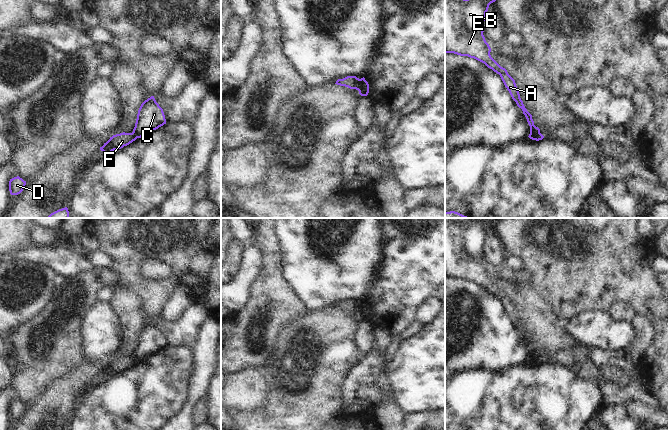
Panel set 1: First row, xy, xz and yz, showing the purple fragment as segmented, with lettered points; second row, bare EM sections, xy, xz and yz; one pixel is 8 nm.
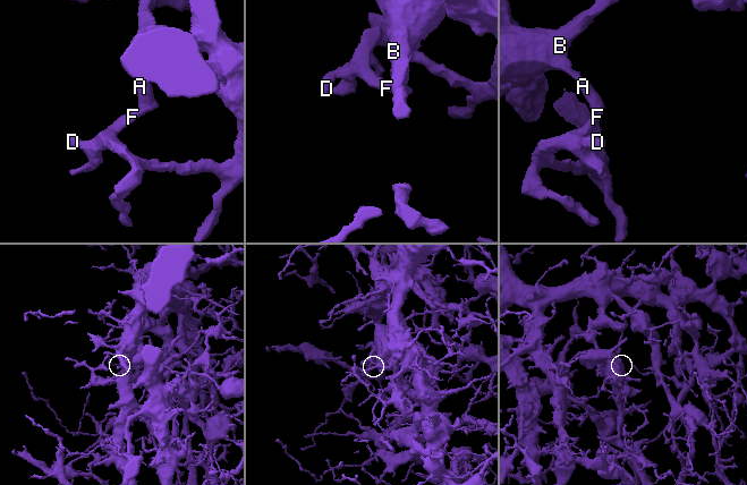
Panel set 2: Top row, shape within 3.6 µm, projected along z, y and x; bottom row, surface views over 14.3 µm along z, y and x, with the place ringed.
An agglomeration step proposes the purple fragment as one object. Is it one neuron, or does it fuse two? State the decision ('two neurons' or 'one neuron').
two neurons

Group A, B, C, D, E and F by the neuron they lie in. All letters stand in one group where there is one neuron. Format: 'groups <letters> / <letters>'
groups A B C E / D F

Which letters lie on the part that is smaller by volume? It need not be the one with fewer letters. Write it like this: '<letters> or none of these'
A, B, C, E

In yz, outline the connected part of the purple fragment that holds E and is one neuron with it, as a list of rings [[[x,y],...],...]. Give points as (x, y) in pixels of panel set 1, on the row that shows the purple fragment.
[[[445,0],[445,53],[468,56],[484,63],[500,75],[517,106],[522,109],[530,133],[541,134],[532,115],[520,98],[515,80],[490,55],[491,48],[483,35],[489,5],[496,0]]]

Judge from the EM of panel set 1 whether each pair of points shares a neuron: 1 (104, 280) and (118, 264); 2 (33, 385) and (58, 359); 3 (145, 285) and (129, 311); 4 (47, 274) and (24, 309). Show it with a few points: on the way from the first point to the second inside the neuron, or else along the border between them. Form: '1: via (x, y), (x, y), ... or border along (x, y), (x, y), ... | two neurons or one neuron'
1: border along (109, 268), (118, 275), (116, 285) | two neurons
2: via (38, 379), (52, 365) | one neuron
3: border along (117, 285), (138, 296), (147, 317) | two neurons
4: via (46, 283), (30, 300) | one neuron

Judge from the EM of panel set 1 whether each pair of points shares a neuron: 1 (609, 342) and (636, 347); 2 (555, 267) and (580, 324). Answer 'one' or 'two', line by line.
1: two
2: two

